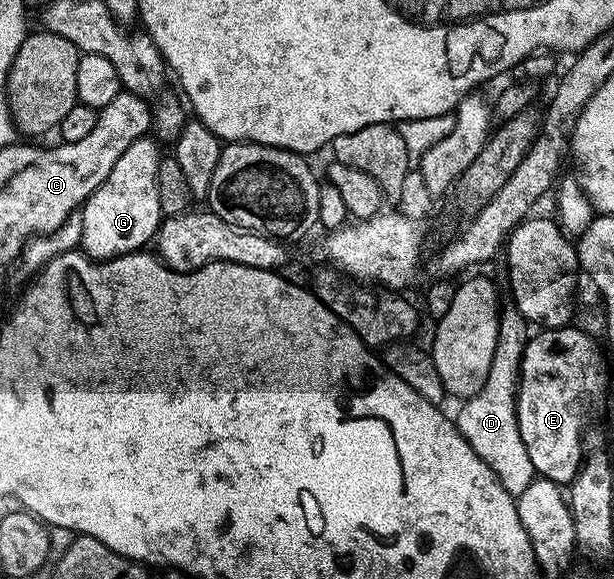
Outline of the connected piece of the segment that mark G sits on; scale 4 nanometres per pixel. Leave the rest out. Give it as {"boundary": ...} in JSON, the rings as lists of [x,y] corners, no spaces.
{"boundary":[[[153,137],[132,143],[123,157],[115,161],[115,169],[107,173],[107,181],[85,200],[79,212],[83,221],[80,250],[90,259],[100,261],[130,255],[132,251],[148,248],[156,240],[163,218],[159,205],[159,165],[163,158],[160,146]]]}

